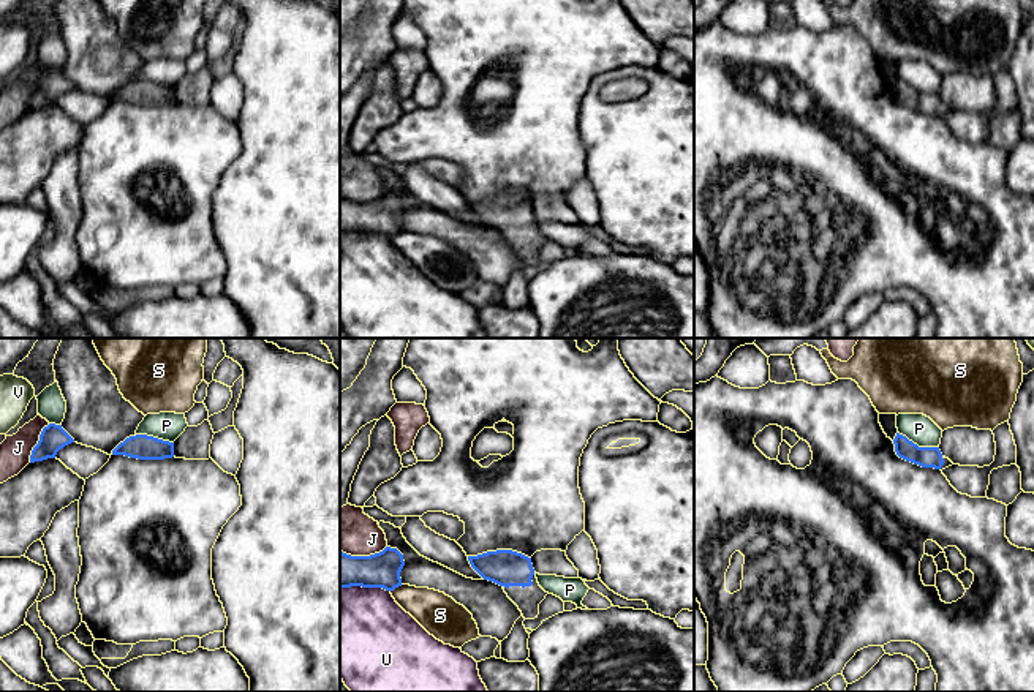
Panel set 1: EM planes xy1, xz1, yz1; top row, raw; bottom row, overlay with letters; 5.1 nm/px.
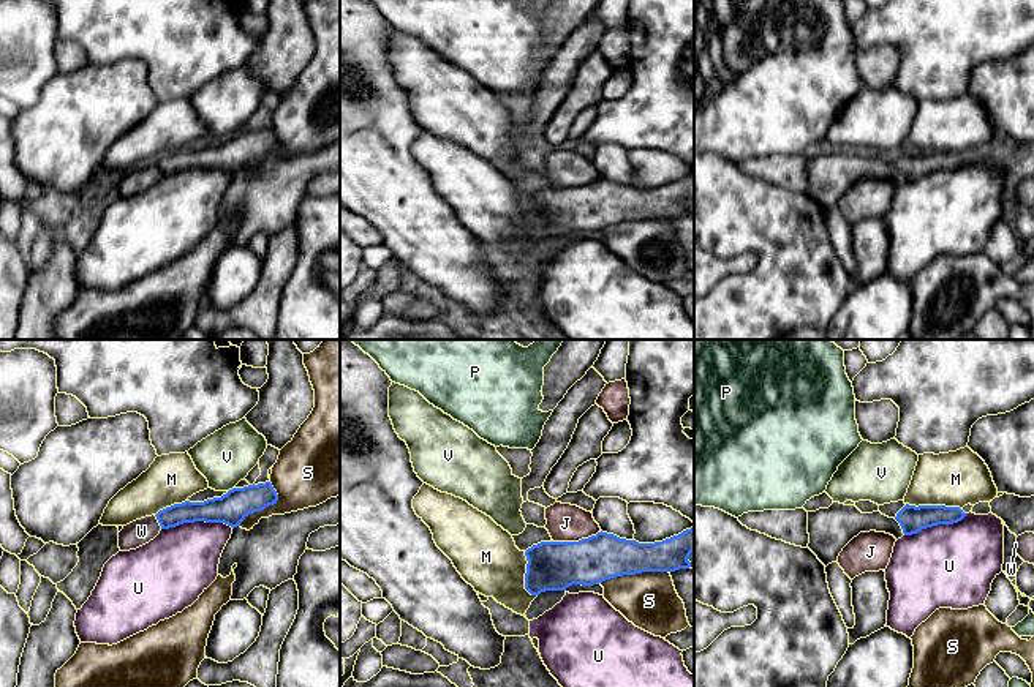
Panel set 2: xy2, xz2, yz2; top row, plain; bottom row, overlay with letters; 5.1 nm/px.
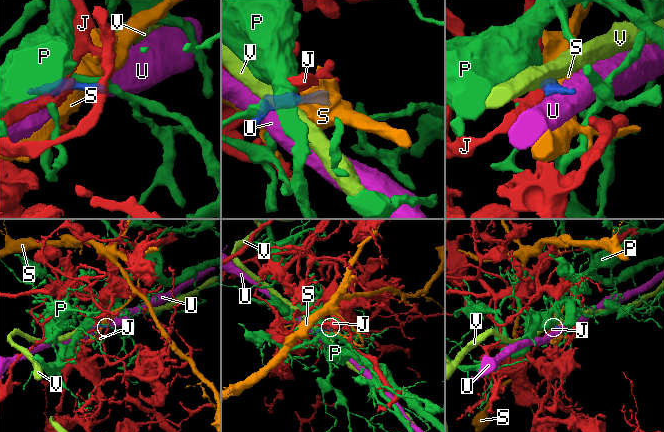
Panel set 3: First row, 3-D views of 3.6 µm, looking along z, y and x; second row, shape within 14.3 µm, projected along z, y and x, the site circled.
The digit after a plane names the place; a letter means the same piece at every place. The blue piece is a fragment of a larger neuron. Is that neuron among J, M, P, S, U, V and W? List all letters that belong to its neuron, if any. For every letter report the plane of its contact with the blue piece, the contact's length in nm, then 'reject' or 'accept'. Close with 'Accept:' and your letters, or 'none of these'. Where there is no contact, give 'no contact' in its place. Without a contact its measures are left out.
J: xz2 | 260 nm | reject
M: yz2 | 280 nm | reject
P: yz1 | 220 nm | reject
S: xz2 | 360 nm | reject
U: xy2 | 360 nm | reject
V: xy2 | 40 nm | reject
W: xy2 | 80 nm | reject
Accept: none of these

